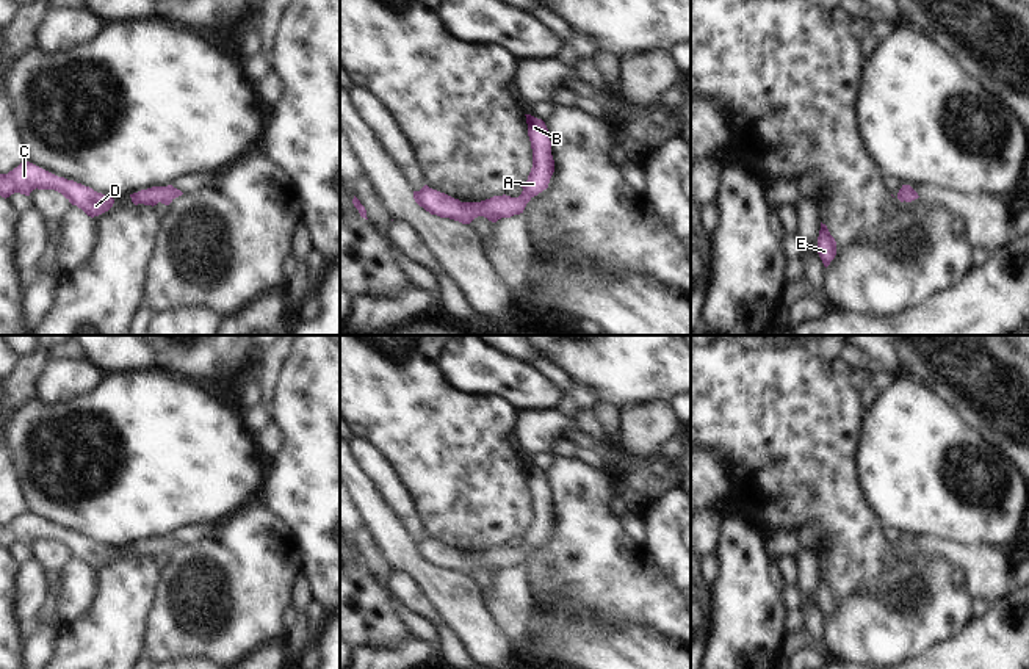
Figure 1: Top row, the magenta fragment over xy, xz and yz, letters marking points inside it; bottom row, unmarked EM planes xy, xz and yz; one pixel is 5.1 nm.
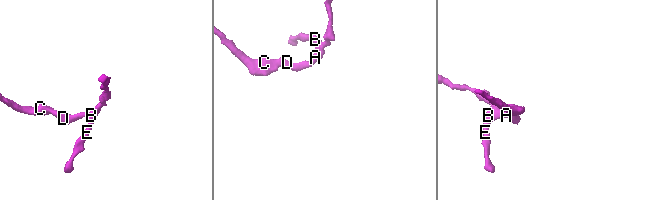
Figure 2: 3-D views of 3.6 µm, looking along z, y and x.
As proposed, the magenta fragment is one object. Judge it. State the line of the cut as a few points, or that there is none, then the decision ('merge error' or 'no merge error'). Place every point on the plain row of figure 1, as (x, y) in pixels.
no cut; no merge error

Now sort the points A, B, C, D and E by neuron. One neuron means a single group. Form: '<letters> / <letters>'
A B C D E

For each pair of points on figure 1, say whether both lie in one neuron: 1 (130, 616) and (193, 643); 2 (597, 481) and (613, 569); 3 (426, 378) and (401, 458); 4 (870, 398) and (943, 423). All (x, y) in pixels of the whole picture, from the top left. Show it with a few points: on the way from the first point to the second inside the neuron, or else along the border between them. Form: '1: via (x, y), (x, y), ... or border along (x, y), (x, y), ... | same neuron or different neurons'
1: border along (157, 588), (148, 614), (143, 652) | different neurons
2: via (597, 503), (597, 547) | same neuron
3: via (412, 398), (412, 437) | same neuron
4: border along (880, 394), (865, 411) | different neurons

